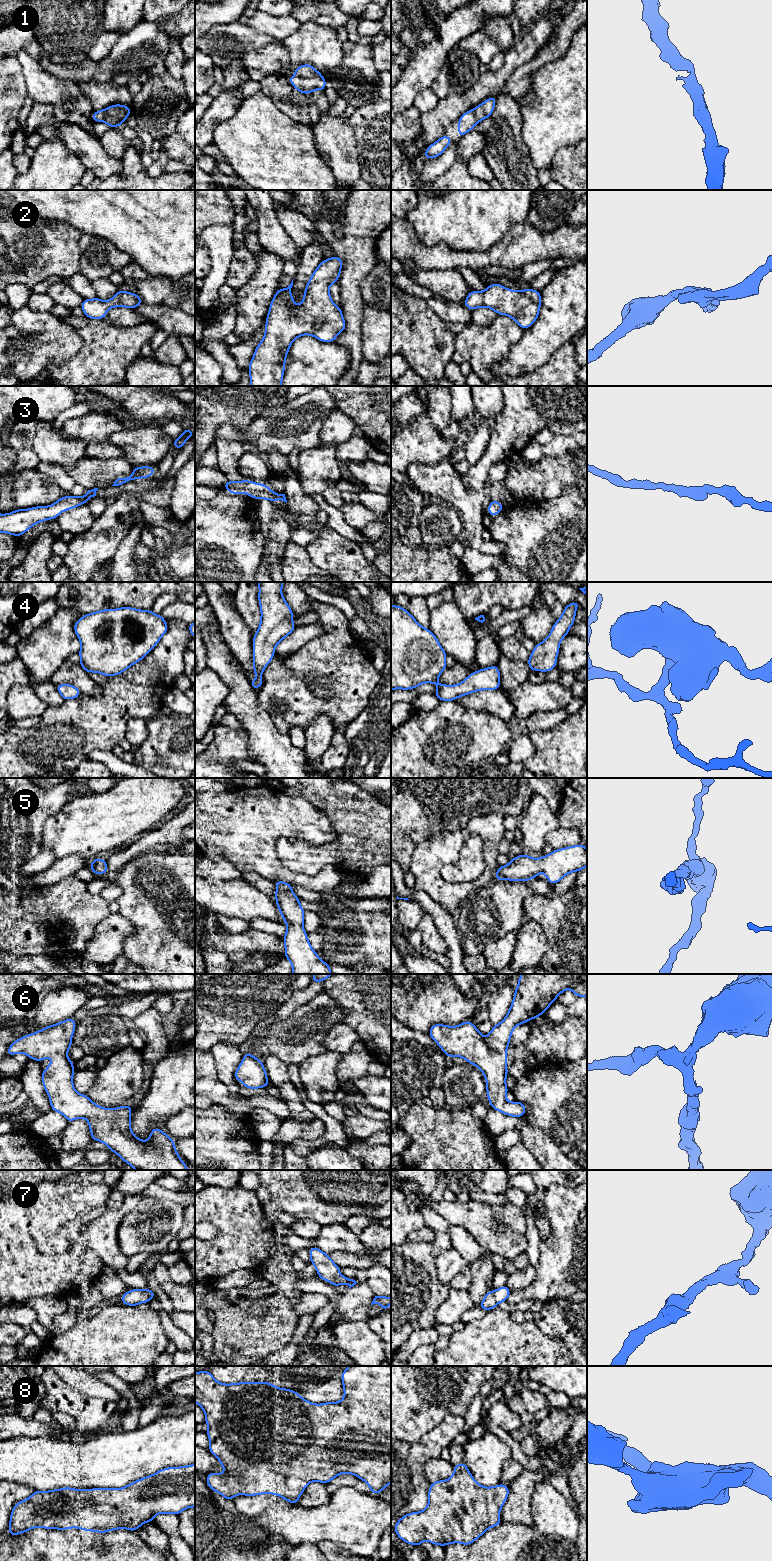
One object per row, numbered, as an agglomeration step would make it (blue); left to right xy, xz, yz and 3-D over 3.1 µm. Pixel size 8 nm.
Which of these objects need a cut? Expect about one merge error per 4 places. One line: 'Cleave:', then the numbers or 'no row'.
Cleave: no row

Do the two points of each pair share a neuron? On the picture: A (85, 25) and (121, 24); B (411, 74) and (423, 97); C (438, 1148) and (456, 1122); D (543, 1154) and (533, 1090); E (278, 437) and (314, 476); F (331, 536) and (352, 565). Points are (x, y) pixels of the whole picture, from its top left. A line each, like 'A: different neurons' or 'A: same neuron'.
A: different neurons
B: different neurons
C: same neuron
D: different neurons
E: different neurons
F: same neuron

